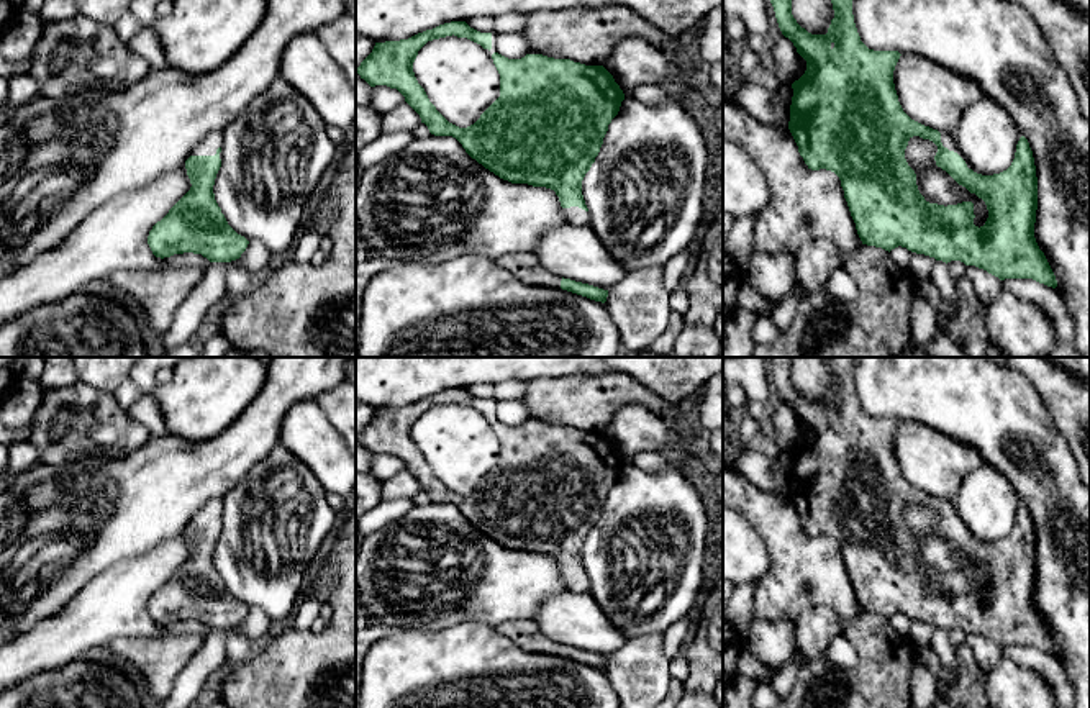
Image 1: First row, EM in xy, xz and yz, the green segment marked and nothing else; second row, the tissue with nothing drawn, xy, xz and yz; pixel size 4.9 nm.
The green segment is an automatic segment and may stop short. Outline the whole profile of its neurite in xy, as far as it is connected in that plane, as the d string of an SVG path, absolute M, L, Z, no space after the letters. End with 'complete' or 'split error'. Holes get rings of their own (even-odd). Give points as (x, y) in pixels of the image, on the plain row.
M211 498L185 528L192 554L148 603L156 624L193 620L210 629L231 629L246 618L249 608L228 592L213 560L223 528L221 515L221 498Z | split error

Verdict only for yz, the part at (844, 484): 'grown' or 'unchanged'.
grown

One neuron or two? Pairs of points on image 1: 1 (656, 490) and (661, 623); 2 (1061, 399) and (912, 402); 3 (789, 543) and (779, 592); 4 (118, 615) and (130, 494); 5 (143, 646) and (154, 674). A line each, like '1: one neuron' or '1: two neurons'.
1: one neuron
2: two neurons
3: one neuron
4: two neurons
5: one neuron

